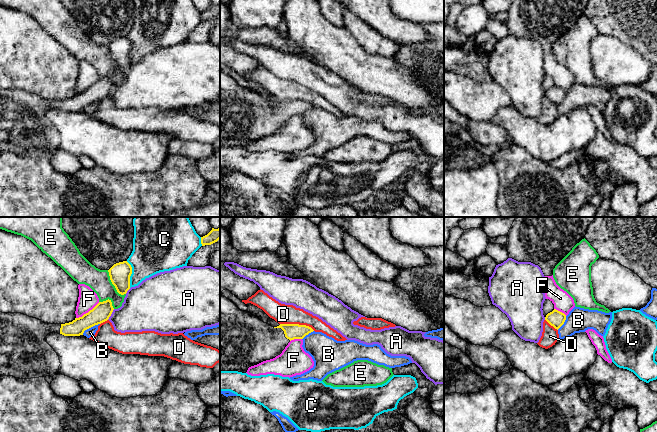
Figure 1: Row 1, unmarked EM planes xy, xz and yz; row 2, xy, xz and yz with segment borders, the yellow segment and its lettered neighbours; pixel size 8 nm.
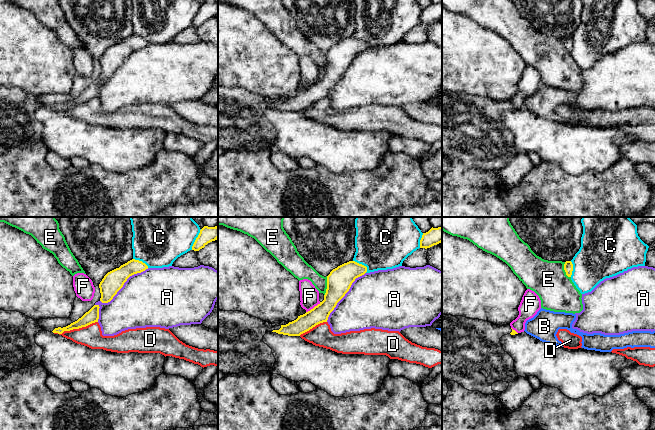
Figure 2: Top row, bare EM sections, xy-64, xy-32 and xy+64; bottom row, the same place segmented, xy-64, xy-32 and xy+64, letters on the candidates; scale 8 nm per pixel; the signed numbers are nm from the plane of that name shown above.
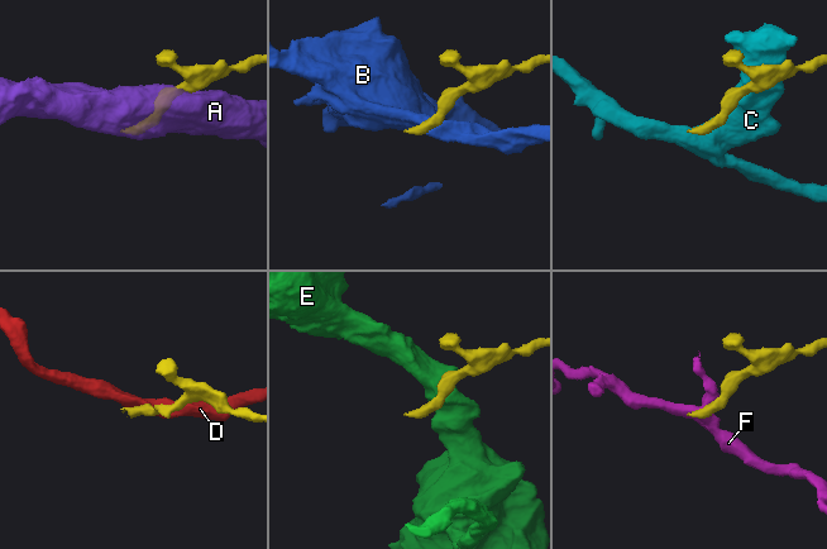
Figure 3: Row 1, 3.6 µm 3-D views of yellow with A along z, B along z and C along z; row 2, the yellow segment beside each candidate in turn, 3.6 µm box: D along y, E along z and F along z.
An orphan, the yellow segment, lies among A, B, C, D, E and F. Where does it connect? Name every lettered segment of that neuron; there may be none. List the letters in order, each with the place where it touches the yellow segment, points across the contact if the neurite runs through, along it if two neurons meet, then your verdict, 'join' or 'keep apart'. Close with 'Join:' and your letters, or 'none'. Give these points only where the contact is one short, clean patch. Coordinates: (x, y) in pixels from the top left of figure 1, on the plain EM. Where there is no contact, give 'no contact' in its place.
A: xy (111, 89) | keep apart
B: xy (90, 103) | along xy (99, 99), (87, 104), (82, 110) | keep apart
C: xy (131, 49) | keep apart
D: xz (297, 100) | along xz (280, 99), (305, 100), (314, 106) | keep apart
E: xy (113, 60) | along xy (107, 46), (110, 57), (115, 65), (119, 69), (125, 70) | keep apart
F: xy (88, 88) | along xy (99, 78), (76, 94) | keep apart
Join: none

